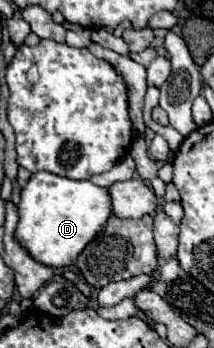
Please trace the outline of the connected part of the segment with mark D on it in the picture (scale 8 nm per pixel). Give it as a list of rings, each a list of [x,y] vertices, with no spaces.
[[[48,171],[34,173],[20,195],[20,223],[16,239],[28,249],[28,253],[48,267],[68,267],[76,261],[80,251],[104,229],[112,213],[112,199],[106,187],[92,181],[76,181]]]

